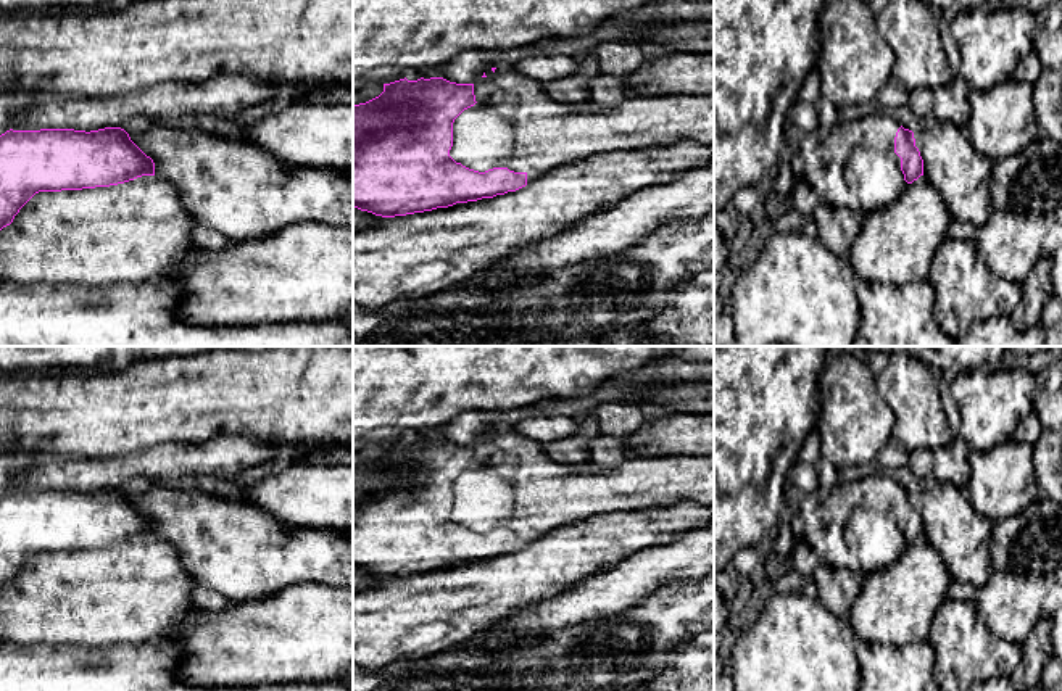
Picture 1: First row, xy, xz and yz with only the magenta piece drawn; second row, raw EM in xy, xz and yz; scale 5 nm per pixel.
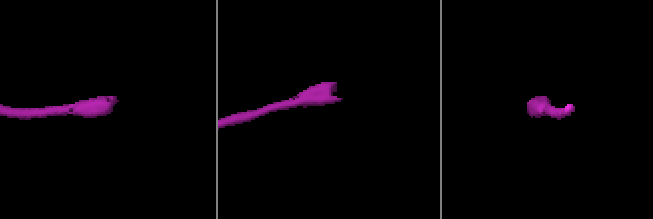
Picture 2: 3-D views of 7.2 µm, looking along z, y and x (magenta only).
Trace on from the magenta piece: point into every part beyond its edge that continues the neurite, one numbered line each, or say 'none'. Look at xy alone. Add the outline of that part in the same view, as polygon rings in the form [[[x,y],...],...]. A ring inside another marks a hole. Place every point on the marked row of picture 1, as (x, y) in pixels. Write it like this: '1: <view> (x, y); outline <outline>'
none

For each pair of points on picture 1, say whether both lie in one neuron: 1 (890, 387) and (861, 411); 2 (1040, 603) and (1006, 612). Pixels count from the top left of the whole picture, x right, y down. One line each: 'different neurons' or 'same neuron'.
1: different neurons
2: same neuron

